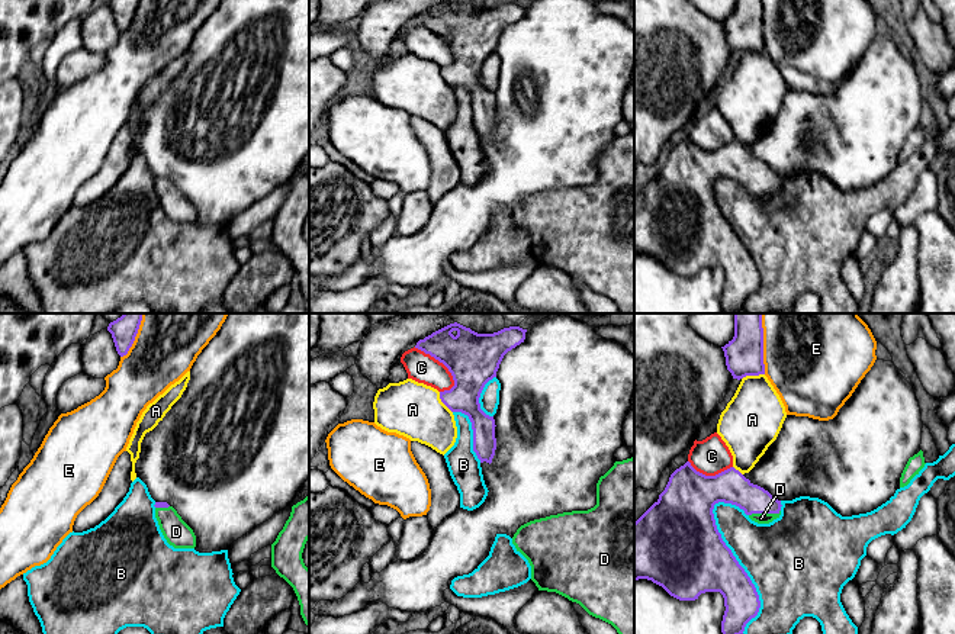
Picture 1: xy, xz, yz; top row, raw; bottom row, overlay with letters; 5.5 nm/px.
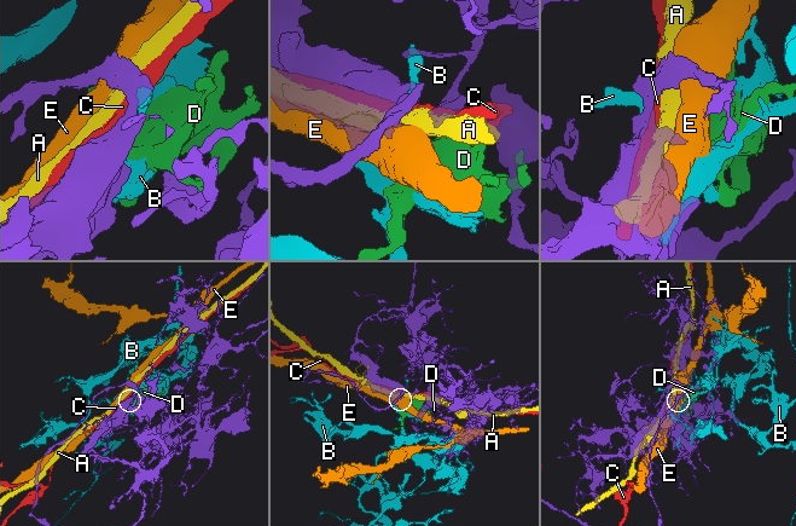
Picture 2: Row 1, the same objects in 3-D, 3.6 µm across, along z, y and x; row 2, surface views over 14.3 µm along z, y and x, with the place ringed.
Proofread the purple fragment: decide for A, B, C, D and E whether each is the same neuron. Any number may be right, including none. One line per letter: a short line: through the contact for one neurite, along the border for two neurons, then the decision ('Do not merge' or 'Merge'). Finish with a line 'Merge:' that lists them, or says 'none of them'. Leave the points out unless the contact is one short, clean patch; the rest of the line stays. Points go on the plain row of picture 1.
A: Do not merge
B: Do not merge
C: Do not merge
D: Line: yz (730, 161), (746, 170), (764, 187), (761, 193). Merge
E: Do not merge
Merge: D

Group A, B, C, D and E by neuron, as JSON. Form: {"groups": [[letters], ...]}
{"groups": [["A"], ["B"], ["C"], ["D"], ["E"]]}

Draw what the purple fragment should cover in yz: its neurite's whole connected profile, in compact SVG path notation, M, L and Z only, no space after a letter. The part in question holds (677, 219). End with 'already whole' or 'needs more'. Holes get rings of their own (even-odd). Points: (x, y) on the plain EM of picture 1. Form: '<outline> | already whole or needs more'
M686 136L671 149L659 174L634 197L634 255L652 255L679 276L695 276L701 268L720 267L726 281L723 312L736 312L758 290L761 276L750 252L717 205L713 184L718 177L739 181L758 199L779 193L782 181L781 176L734 142L705 151Z | needs more

